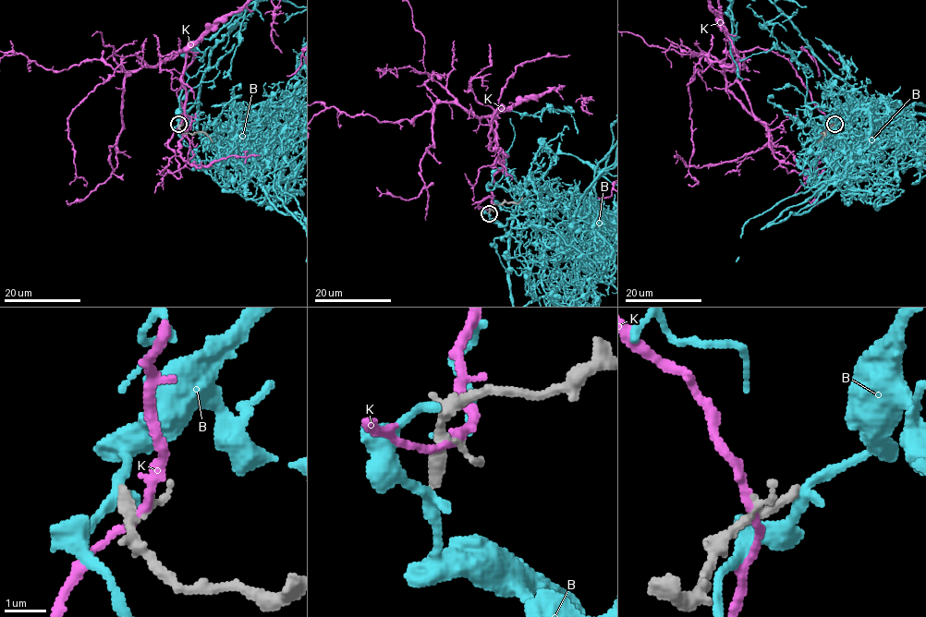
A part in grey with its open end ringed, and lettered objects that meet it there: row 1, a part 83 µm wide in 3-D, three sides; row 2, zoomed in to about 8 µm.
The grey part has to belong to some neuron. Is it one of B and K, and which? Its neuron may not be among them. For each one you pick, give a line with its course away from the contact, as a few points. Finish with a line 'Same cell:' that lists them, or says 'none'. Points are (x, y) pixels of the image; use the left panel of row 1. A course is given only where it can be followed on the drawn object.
Same cell: none

